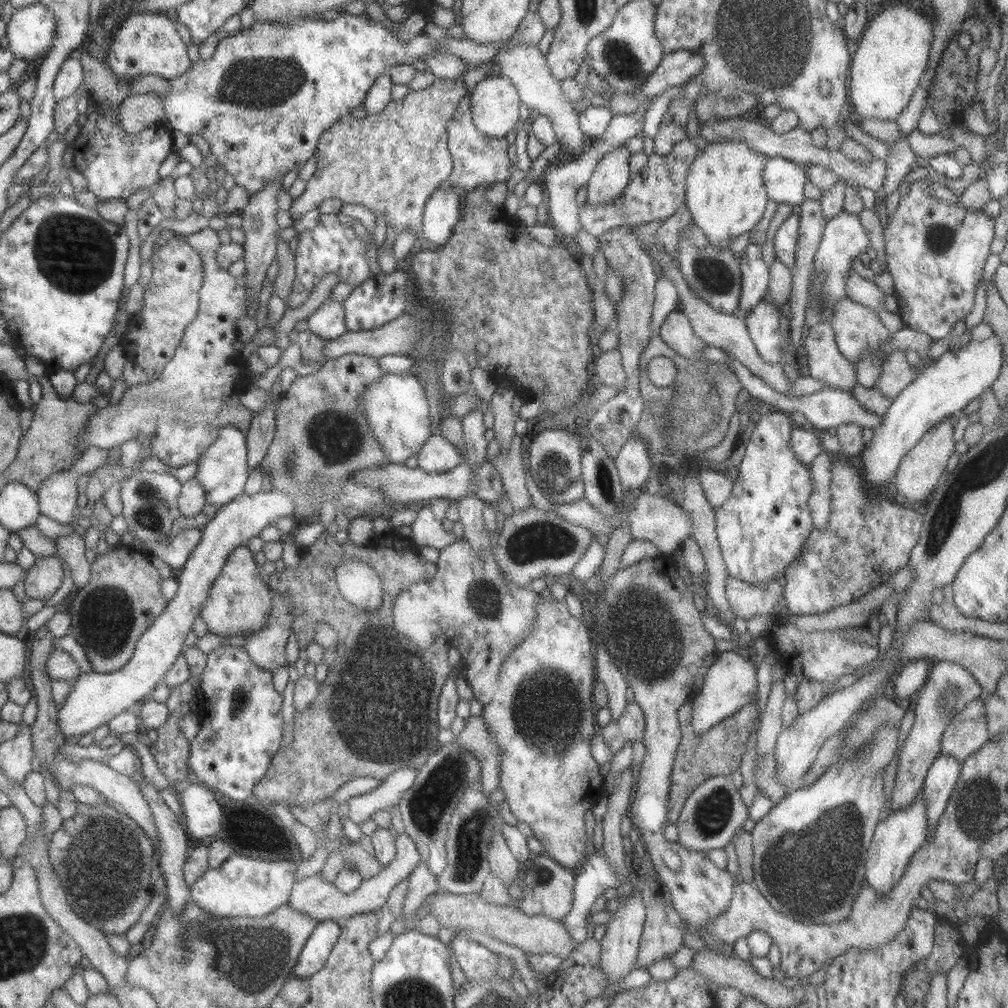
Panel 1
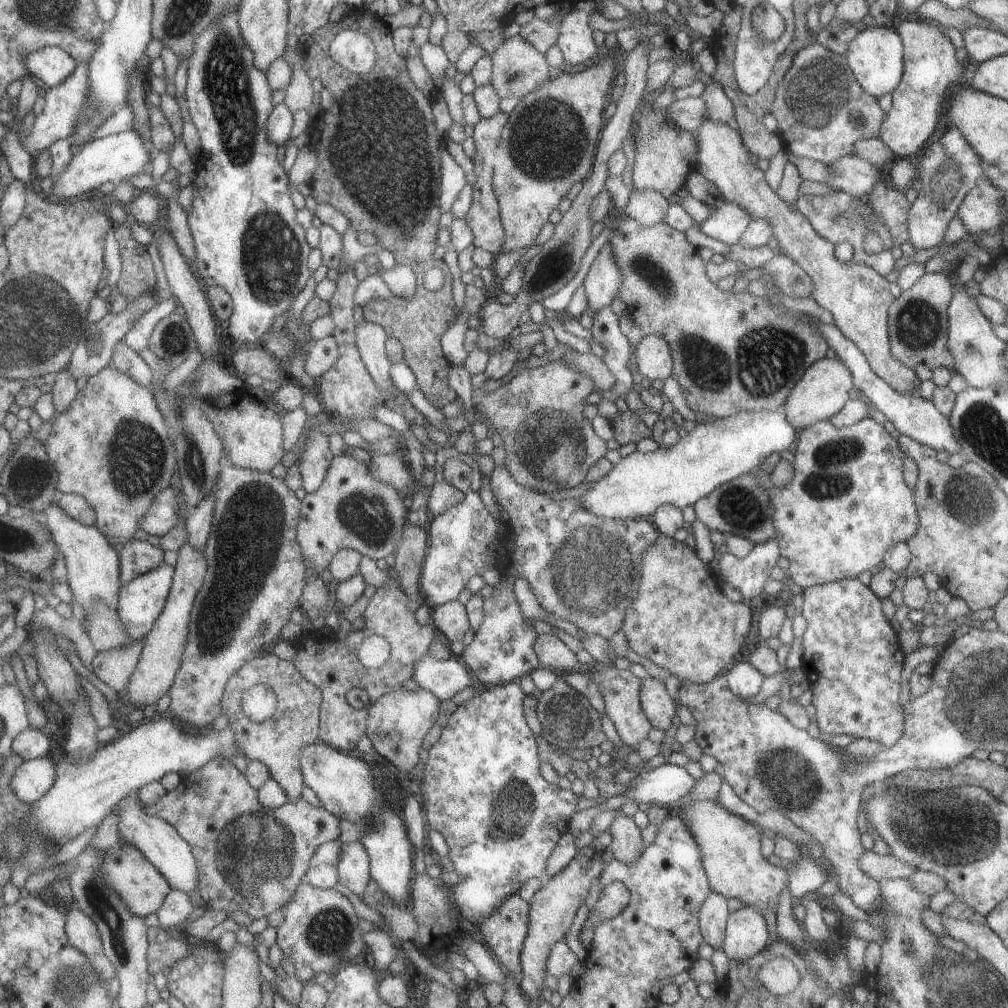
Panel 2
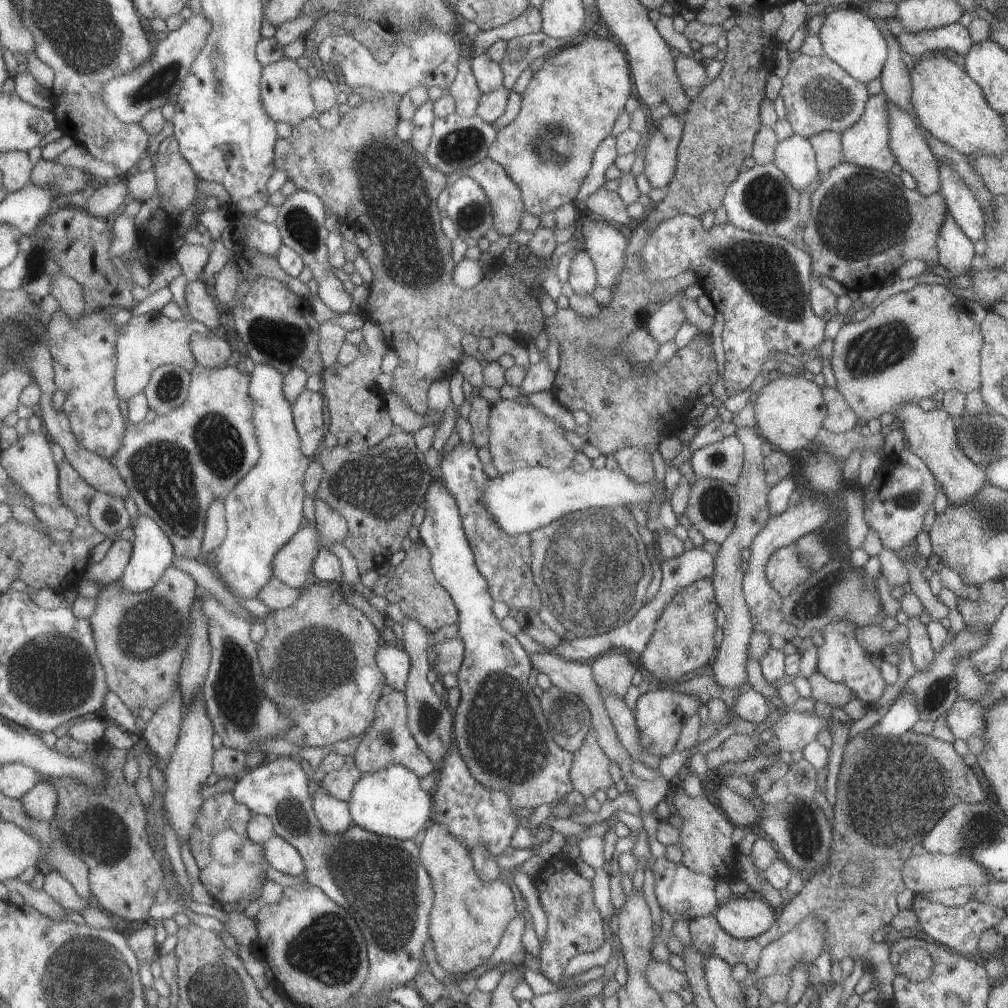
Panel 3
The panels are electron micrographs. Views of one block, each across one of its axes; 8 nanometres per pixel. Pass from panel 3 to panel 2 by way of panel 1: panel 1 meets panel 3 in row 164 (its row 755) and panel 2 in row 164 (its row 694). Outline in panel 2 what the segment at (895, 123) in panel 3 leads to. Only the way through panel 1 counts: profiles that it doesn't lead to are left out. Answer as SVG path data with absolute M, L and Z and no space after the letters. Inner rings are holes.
M949 126L943 136L926 147L922 157L917 160L917 177L922 187L914 203L908 205L907 211L907 242L916 250L941 244L948 224L956 216L964 197L982 177L981 164L979 156L954 126Z

